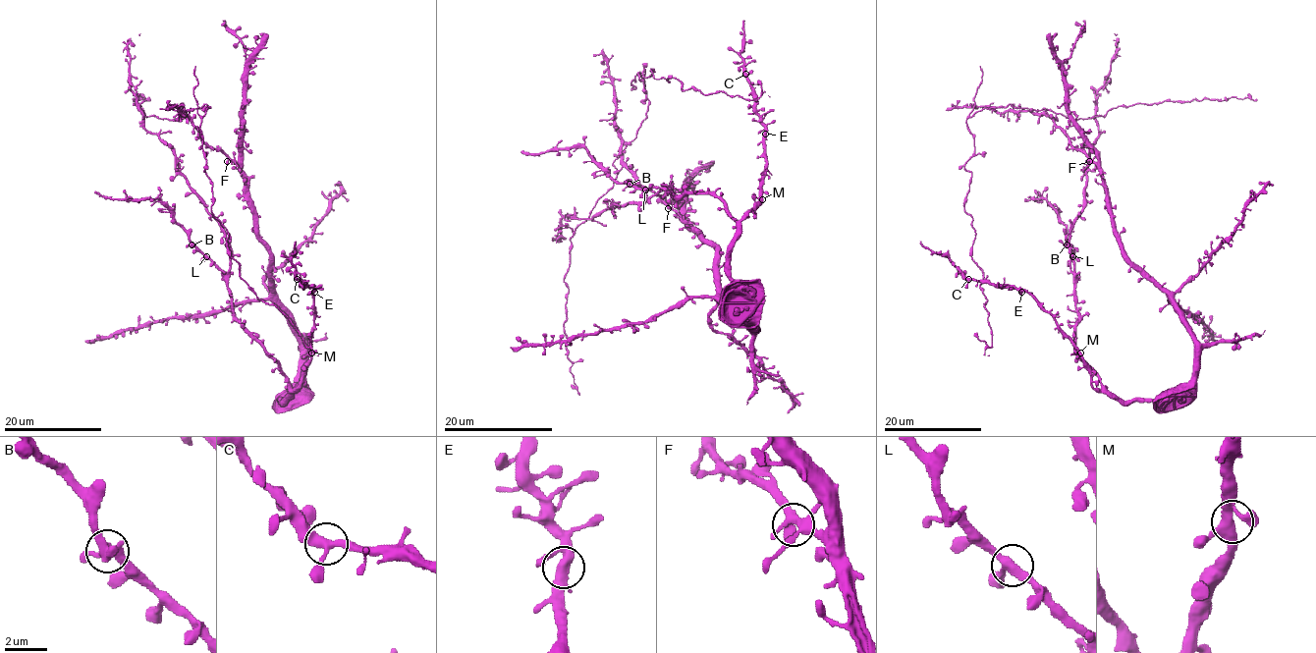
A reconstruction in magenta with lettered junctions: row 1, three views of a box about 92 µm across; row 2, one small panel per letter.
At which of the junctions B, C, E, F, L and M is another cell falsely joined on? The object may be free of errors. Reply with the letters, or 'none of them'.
none of them

